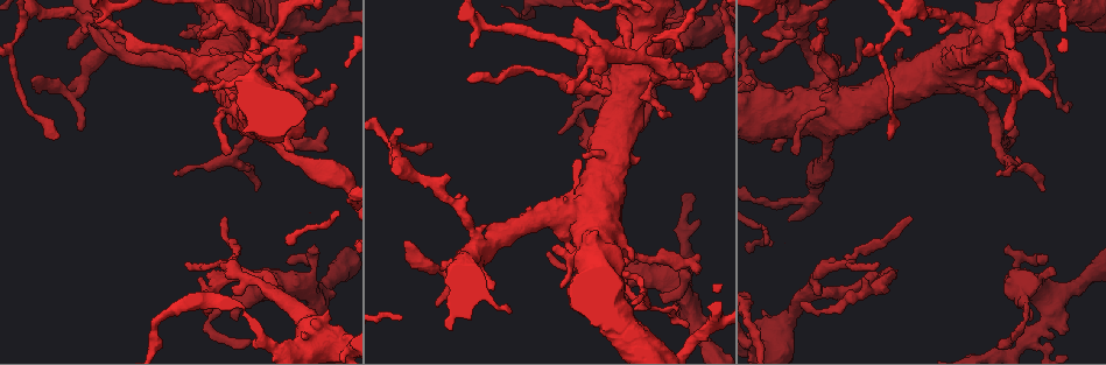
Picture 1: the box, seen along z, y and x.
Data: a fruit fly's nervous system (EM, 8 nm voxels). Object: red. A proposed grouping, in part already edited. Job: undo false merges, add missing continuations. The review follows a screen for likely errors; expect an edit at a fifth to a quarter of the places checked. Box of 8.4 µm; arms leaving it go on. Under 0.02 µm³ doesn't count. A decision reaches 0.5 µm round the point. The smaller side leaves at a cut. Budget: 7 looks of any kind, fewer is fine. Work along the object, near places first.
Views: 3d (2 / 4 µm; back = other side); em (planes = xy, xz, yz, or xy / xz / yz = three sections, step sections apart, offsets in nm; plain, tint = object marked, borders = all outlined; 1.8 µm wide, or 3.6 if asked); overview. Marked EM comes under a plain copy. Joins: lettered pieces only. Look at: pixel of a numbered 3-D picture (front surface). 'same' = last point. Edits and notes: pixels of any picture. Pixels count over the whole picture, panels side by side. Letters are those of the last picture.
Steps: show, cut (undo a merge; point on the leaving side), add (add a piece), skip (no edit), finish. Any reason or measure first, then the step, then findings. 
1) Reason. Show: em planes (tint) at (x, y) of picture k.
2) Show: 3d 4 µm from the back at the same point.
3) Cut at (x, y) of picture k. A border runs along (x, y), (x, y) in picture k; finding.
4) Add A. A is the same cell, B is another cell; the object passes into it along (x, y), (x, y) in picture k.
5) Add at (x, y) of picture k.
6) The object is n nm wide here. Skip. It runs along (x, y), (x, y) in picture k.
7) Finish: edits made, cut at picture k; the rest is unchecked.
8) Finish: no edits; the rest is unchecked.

Show: em yz step 16 (borders) at (224, 220) of picture 1.

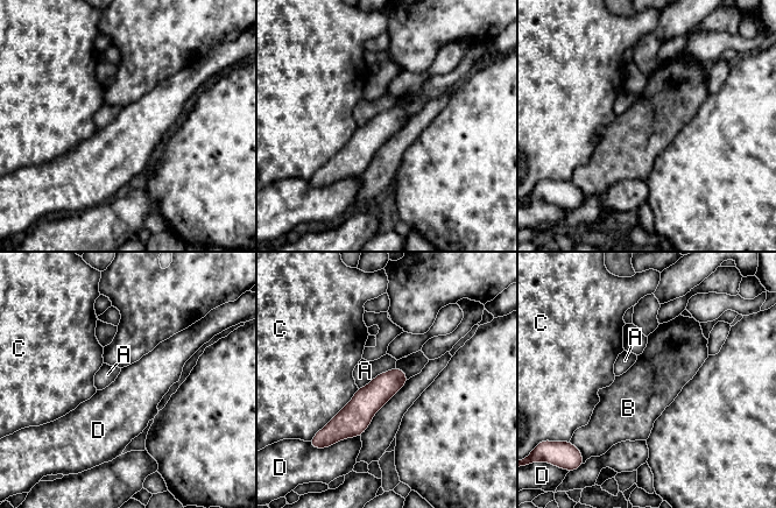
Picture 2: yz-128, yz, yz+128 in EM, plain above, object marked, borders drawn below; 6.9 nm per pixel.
Cut it another way. Show: em planes (borders) at the same point.

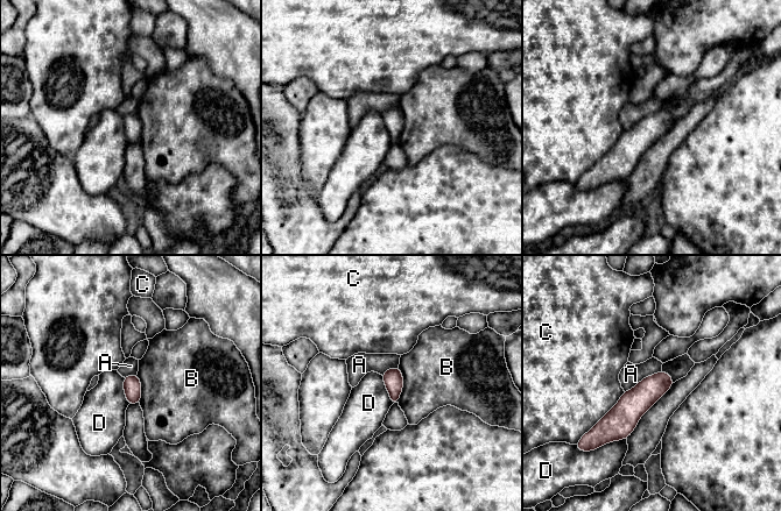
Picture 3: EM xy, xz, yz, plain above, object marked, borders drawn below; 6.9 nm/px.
The object is 130 nm wide here. Skip. A, B, C and D are other cells; a border runs along (380, 375), (392, 404) in picture 3; none of them fits.

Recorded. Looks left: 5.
An open end. Show: 3d 4 µm from the back at (248, 338) of picture 1.

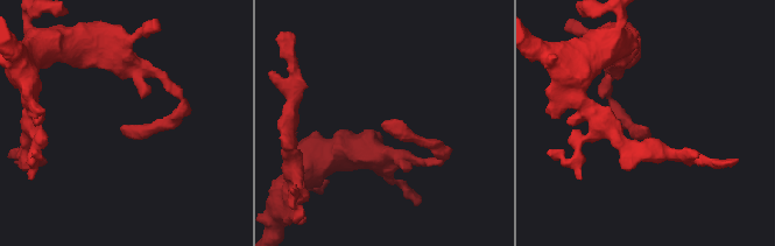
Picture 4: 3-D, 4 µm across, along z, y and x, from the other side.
Show: em planes (tint) at (124, 128) of picture 4.

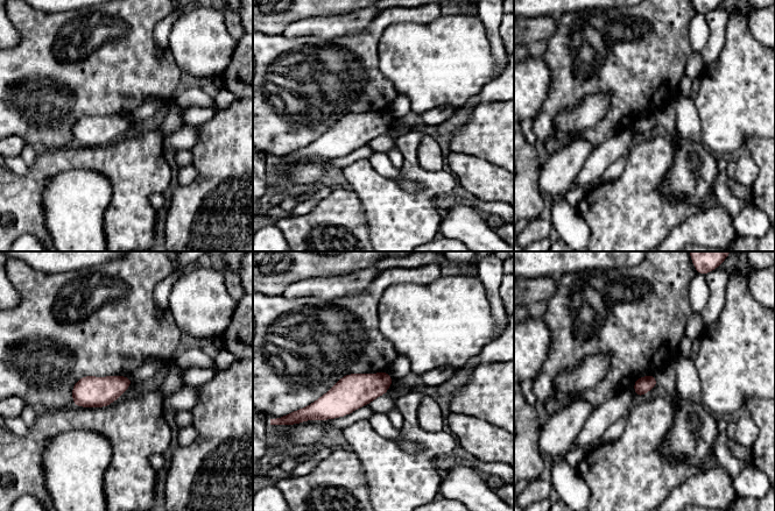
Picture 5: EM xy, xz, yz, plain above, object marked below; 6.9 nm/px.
See the neighbours. Show: em planes (borders) at the same point.

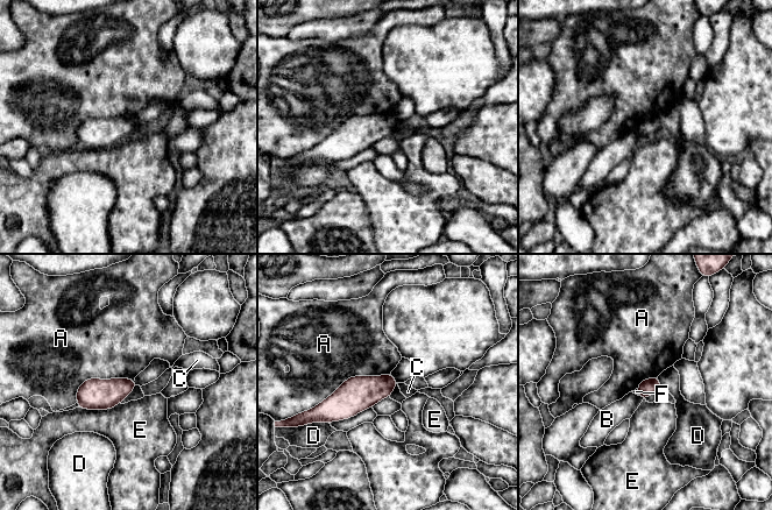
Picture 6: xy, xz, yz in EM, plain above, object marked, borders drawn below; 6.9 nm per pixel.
Skip. A, B, C, D, E and F are other cells; a border runs along (390, 373), (349, 376), (311, 409) in picture 6; no lettered piece goes on from it.

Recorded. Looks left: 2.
Thick end. Show: 3d 2 µm at (1068, 330) of picture 1.

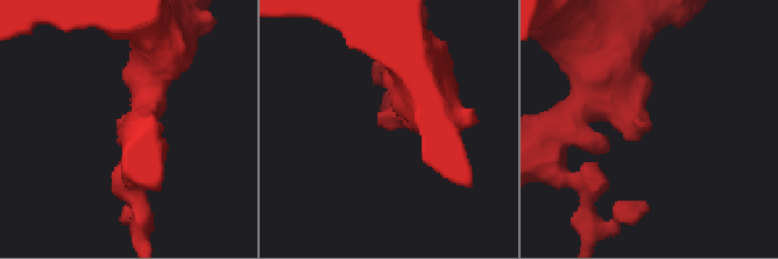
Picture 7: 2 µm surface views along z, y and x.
Shape alone is not enough. Show: em planes (borders) at (647, 126) of picture 7.

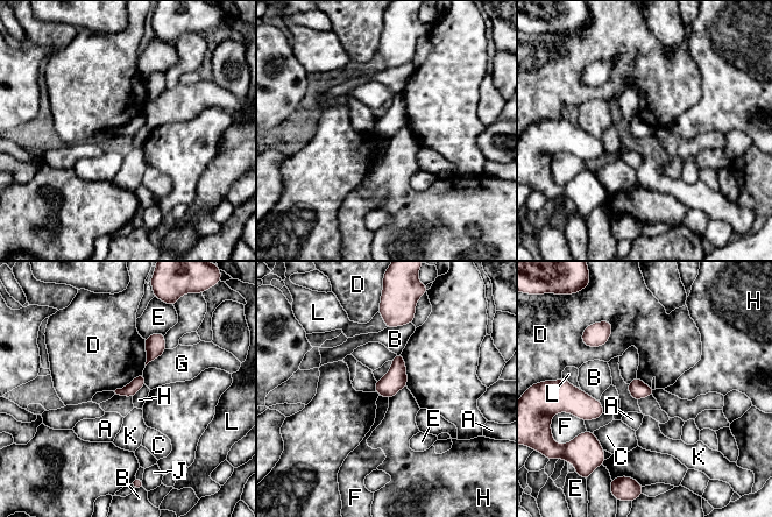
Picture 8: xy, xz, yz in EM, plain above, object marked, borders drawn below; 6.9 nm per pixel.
The longest contact is with D, 260 nm. Skip. A, B, C, D, E, F, G, H, J, K and L are other cells; none of them fits.

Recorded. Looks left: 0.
Finish: no edits; the rest is unchecked.

